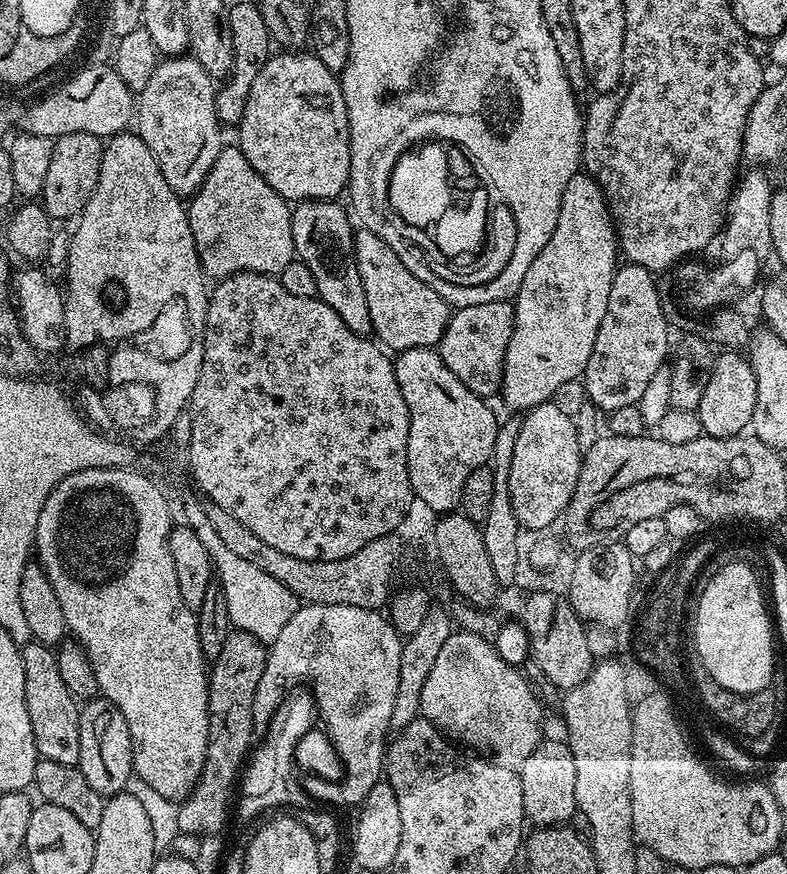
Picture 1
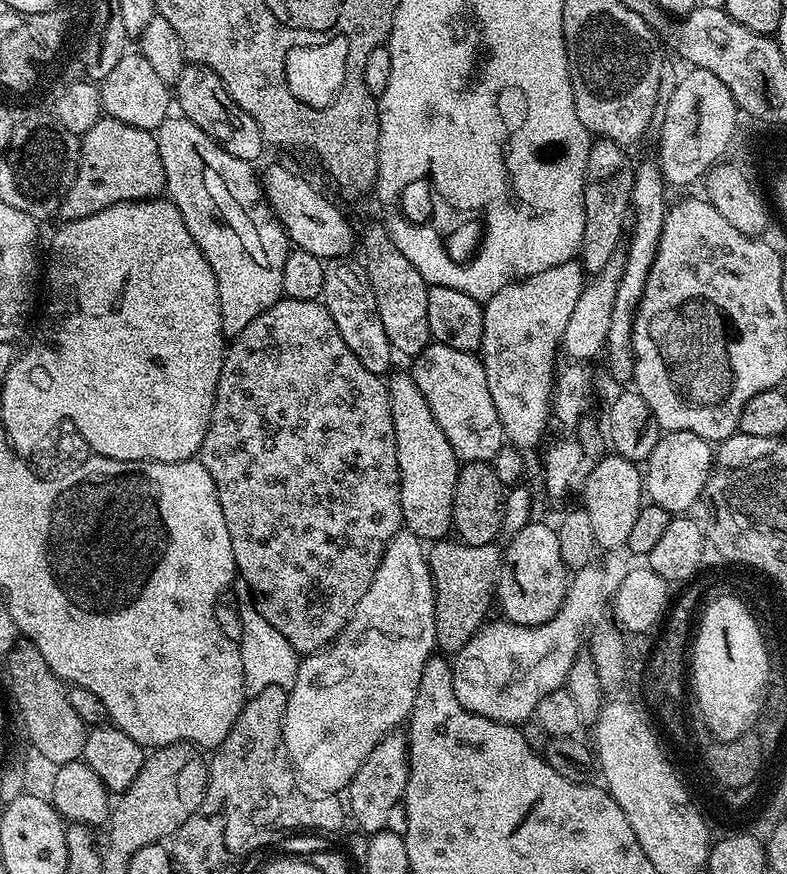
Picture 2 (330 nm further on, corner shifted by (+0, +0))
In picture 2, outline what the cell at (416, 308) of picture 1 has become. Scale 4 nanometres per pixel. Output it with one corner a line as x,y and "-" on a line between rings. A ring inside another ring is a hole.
272,164
262,172
264,197
284,227
284,233
295,247
314,254
322,261
348,258
352,252
352,224
336,204
331,204
310,181
280,164

